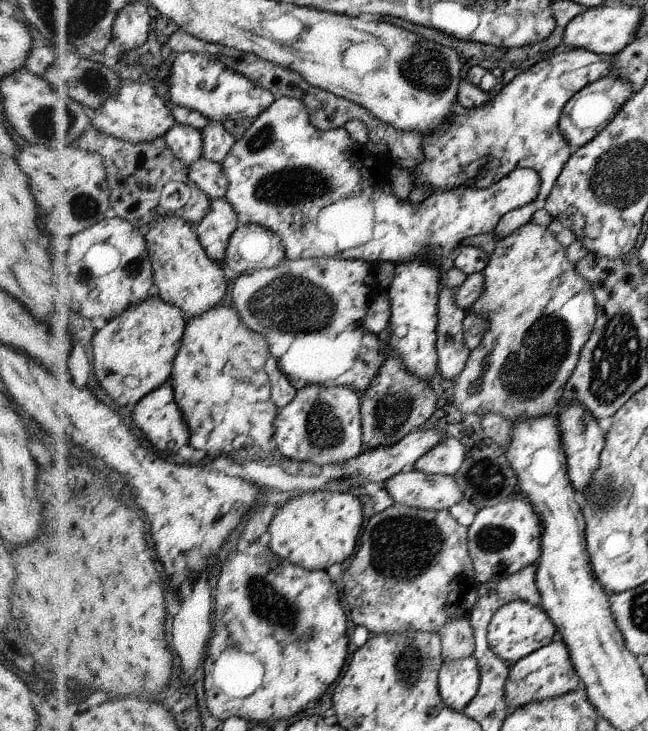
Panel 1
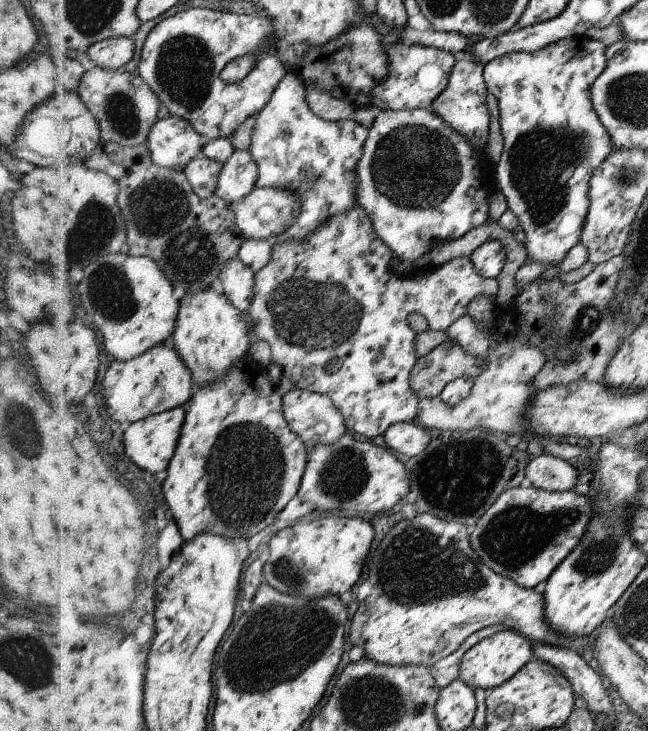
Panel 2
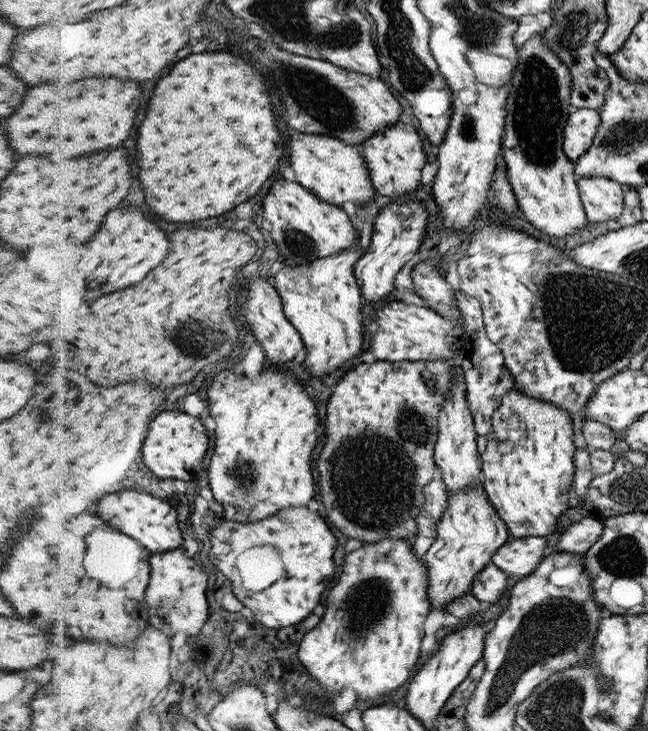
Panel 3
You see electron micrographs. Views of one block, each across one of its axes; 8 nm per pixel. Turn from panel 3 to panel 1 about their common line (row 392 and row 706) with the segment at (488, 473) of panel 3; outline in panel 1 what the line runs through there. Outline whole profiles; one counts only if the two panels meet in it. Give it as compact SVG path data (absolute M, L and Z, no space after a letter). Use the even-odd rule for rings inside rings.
M552 641L550 645L535 650L534 653L530 653L511 666L504 685L505 703L508 712L512 712L513 709L518 709L531 702L562 697L563 694L571 693L580 686L579 675L575 673L566 644L563 641Z

